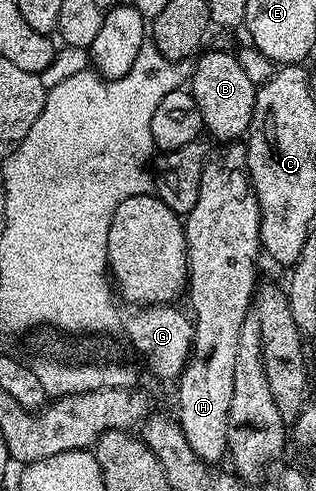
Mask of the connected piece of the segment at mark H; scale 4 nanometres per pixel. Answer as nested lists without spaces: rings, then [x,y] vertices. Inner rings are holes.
[[[241,141],[231,142],[221,147],[222,151],[215,153],[209,159],[204,168],[204,172],[200,176],[200,196],[196,196],[196,208],[192,208],[192,212],[185,215],[184,225],[186,227],[186,272],[188,275],[188,298],[190,294],[190,306],[194,309],[192,313],[192,321],[194,324],[194,344],[190,348],[190,358],[186,361],[185,368],[182,369],[182,374],[176,380],[178,386],[178,414],[176,413],[176,421],[181,426],[184,436],[188,440],[188,448],[192,448],[195,456],[207,464],[218,464],[223,457],[228,454],[226,441],[228,440],[228,428],[230,427],[230,409],[232,408],[232,388],[234,387],[234,379],[236,373],[236,348],[240,344],[240,328],[244,324],[244,320],[248,317],[252,310],[252,303],[256,293],[256,281],[254,276],[258,272],[258,262],[254,257],[260,254],[262,250],[262,241],[260,240],[260,208],[258,201],[254,195],[254,190],[250,186],[250,176],[246,173],[246,147]]]

